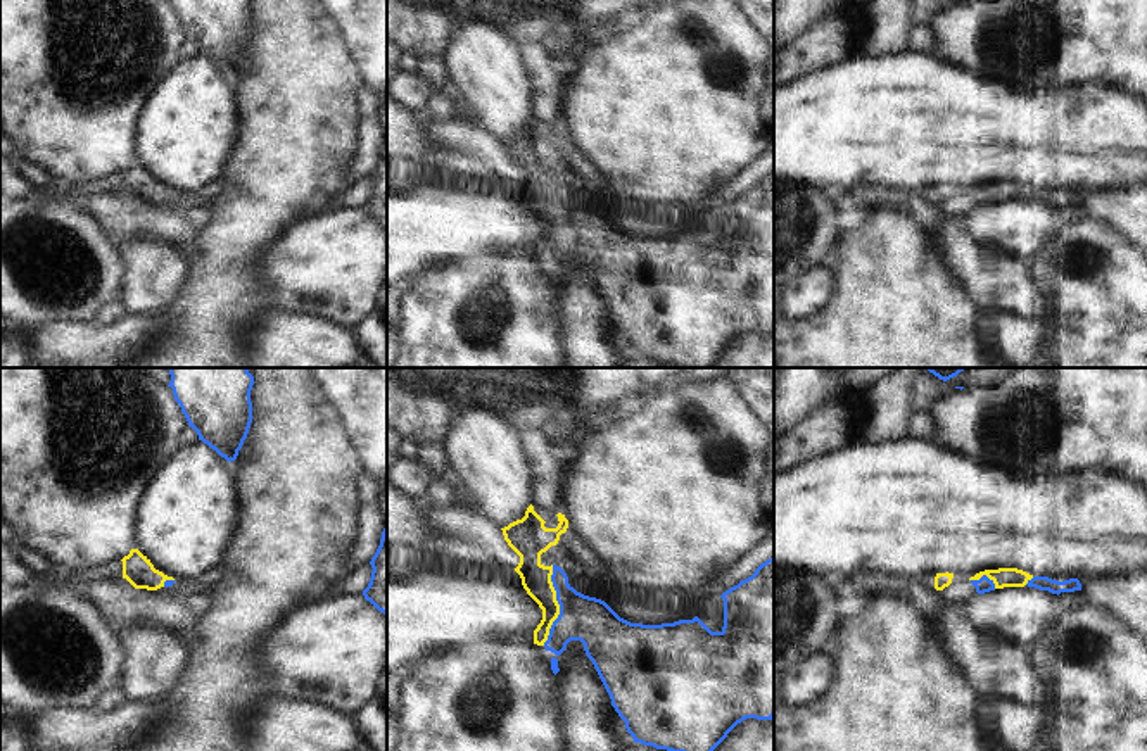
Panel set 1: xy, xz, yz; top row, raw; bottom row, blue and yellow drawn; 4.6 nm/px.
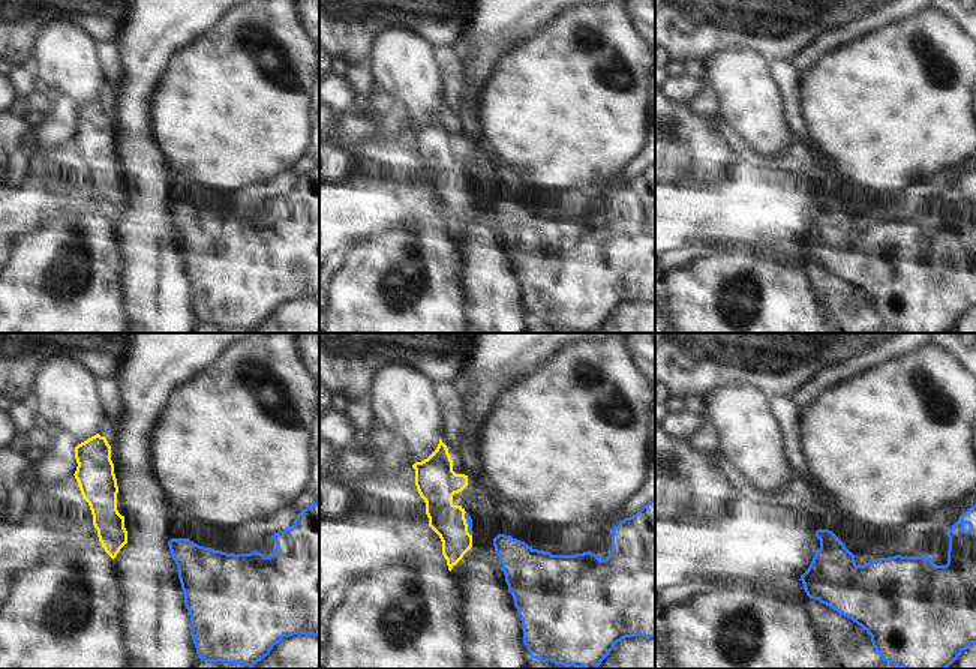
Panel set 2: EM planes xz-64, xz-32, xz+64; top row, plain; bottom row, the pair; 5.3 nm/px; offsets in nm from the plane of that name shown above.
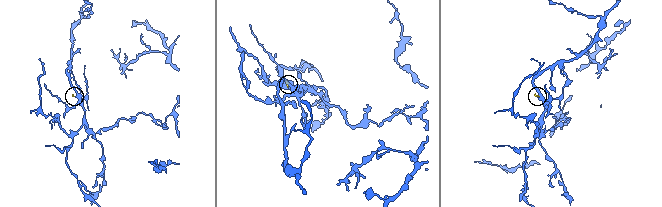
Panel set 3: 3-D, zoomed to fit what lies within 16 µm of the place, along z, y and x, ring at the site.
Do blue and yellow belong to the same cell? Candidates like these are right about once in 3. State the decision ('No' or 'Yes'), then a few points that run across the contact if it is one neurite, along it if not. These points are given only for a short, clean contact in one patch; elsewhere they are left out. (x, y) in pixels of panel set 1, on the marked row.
Yes. Line: xz (593, 622), (572, 617), (558, 603), (536, 579).

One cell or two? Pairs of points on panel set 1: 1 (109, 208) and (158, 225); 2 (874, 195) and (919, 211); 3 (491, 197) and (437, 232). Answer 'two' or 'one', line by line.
1: one
2: one
3: one

